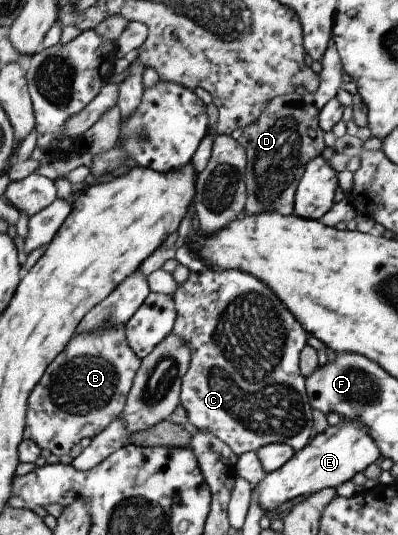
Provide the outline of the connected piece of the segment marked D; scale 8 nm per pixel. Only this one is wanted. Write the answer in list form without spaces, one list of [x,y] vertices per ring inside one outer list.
[[[331,39],[319,62],[321,70],[317,76],[320,81],[314,93],[299,95],[294,92],[286,96],[272,97],[272,101],[264,105],[256,121],[236,128],[229,135],[245,151],[245,215],[258,215],[266,211],[276,211],[280,215],[292,214],[293,195],[304,165],[312,157],[318,157],[325,147],[322,141],[323,131],[318,125],[318,114],[323,105],[335,97],[342,82],[339,55]]]

